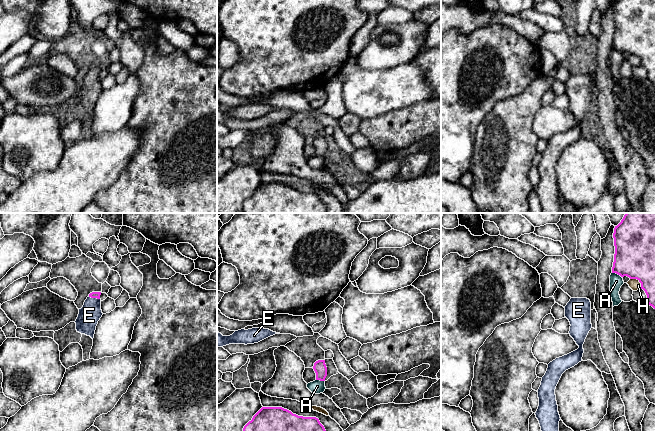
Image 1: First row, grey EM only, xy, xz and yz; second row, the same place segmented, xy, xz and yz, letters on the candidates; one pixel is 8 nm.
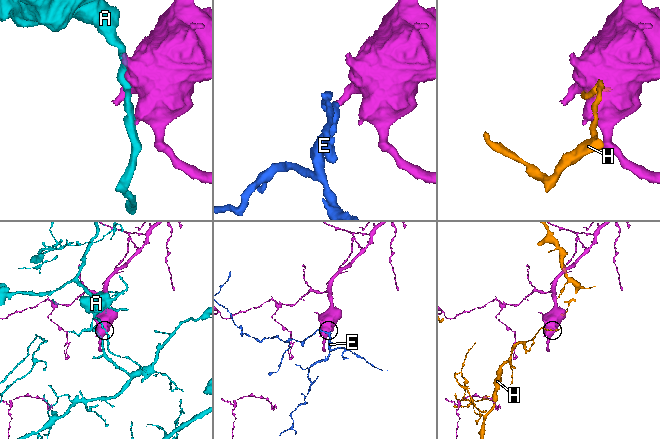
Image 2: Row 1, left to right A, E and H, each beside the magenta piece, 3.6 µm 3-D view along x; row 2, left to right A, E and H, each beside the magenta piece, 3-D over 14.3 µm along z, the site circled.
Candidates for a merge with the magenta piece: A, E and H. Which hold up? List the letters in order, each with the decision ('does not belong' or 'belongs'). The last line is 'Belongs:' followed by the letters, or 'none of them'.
A: does not belong
E: belongs
H: does not belong
Belongs: E

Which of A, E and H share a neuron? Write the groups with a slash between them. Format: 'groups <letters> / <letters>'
groups A / E / H

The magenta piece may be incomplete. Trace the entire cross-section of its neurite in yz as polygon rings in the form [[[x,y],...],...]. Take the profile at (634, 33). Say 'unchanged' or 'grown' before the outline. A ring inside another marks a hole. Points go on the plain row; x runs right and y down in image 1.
unchanged; [[[618,0],[613,9],[615,30],[612,49],[637,55],[655,85],[655,0]]]

